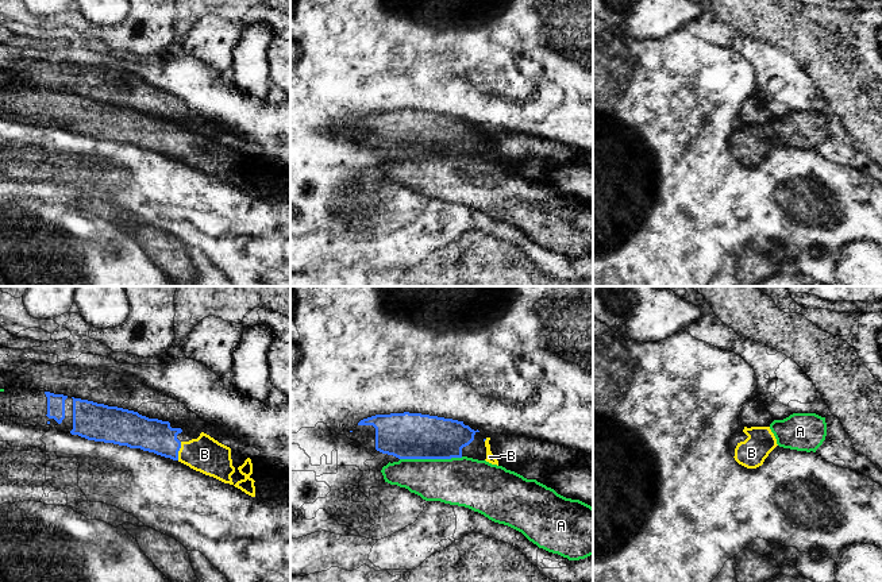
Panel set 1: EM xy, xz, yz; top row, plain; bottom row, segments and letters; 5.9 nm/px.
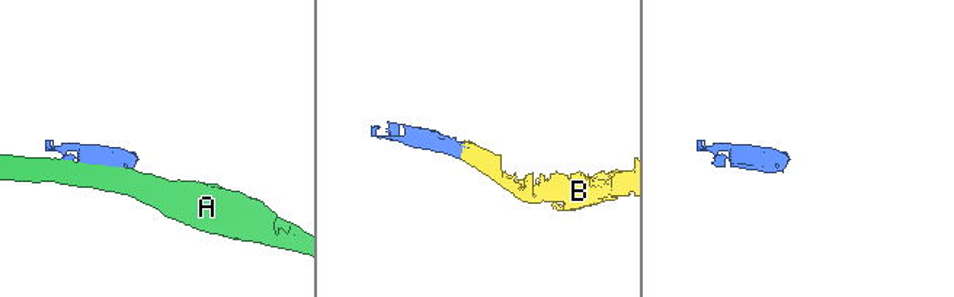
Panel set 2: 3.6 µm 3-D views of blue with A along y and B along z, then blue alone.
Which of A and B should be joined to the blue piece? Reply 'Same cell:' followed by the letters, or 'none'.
Same cell: B

